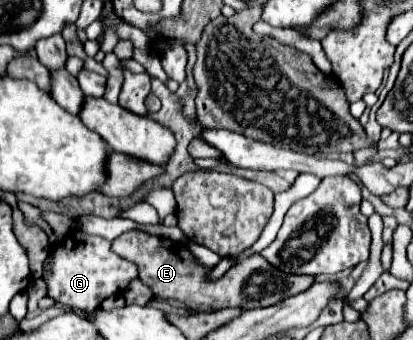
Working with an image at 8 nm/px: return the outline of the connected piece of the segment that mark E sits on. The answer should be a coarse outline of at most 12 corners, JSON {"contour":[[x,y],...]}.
{"contour":[[145,232],[111,250],[193,312],[273,306],[315,282],[259,254],[207,284],[187,246]]}

